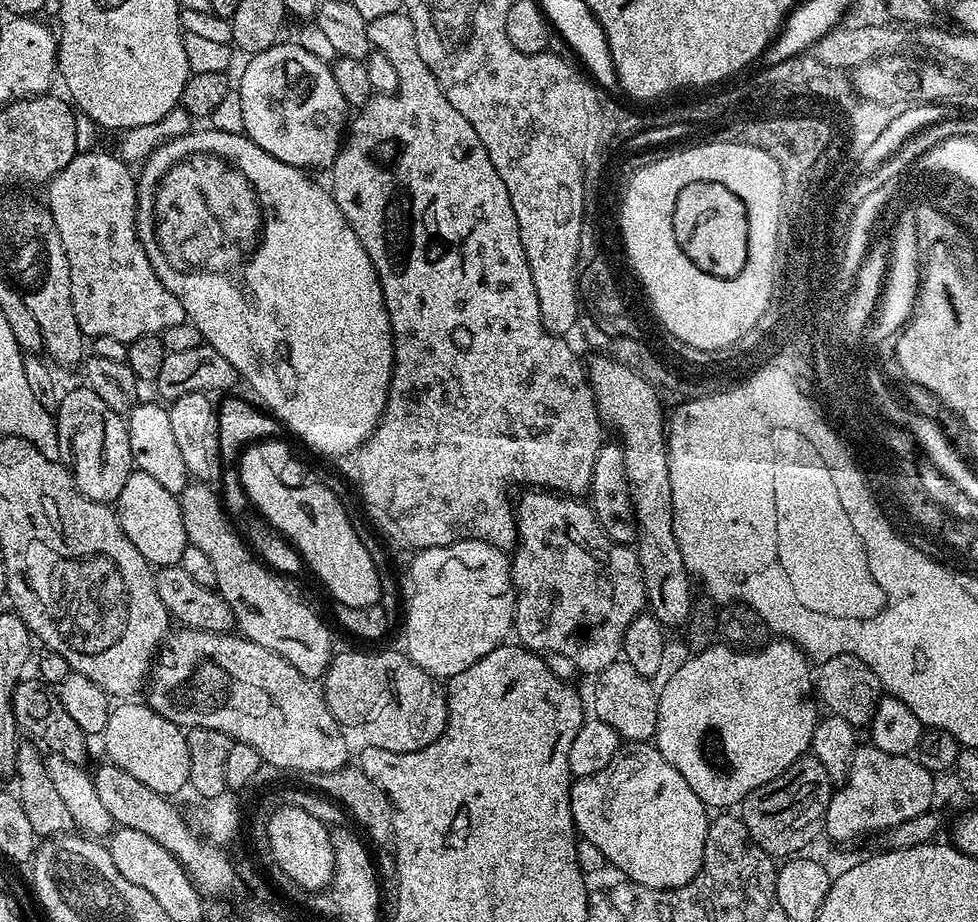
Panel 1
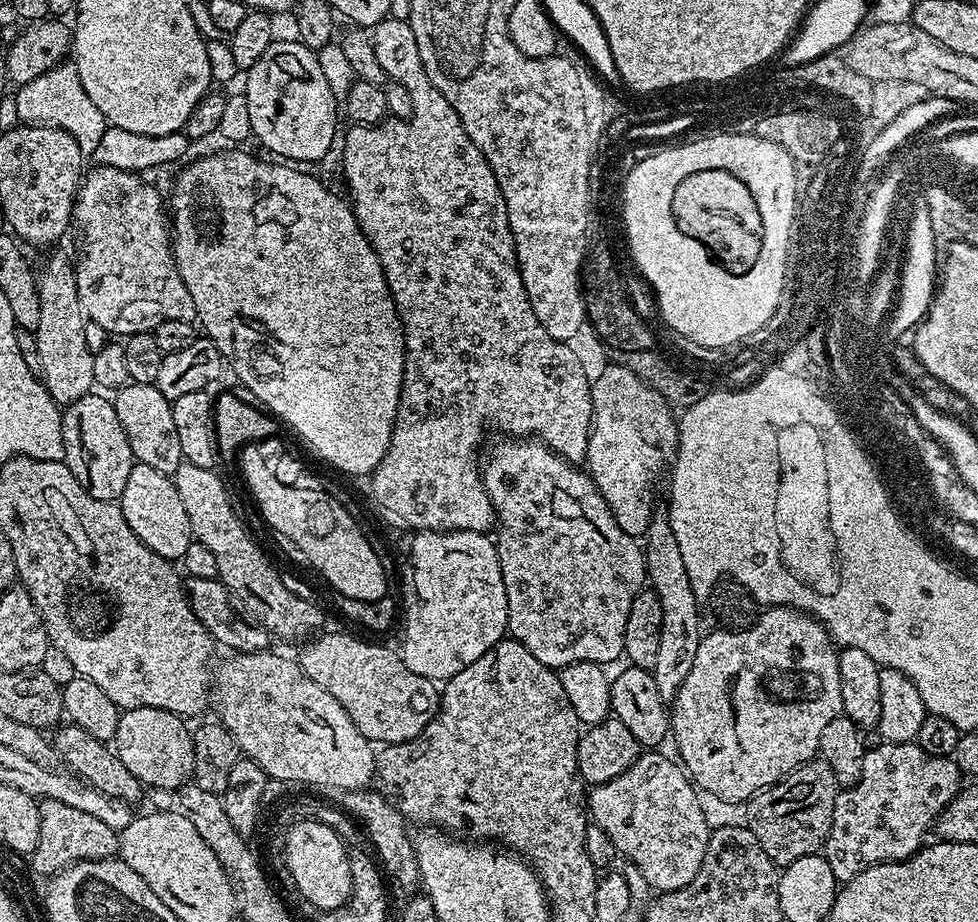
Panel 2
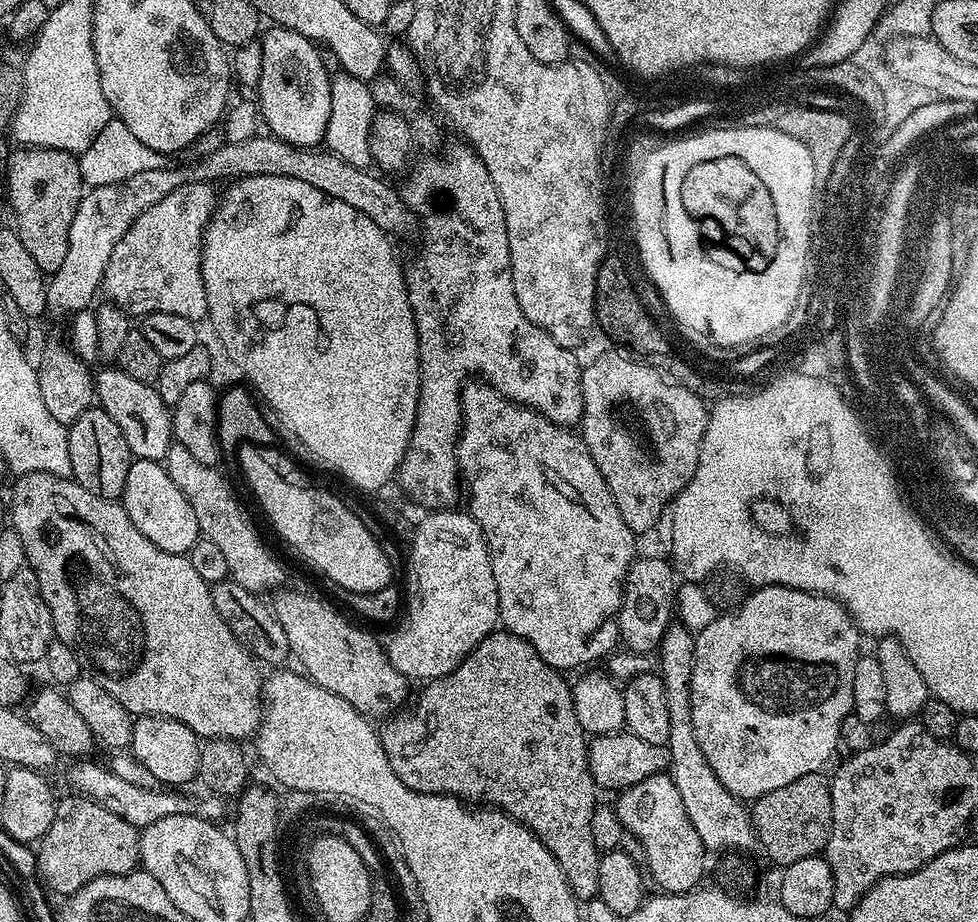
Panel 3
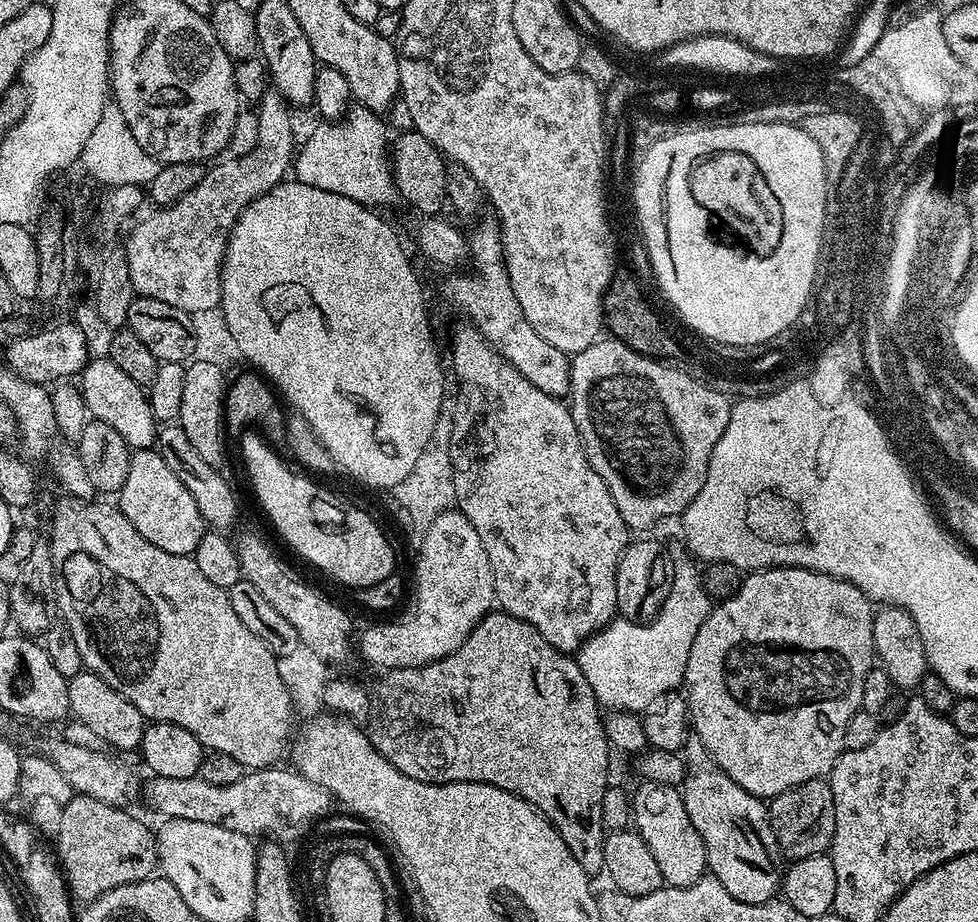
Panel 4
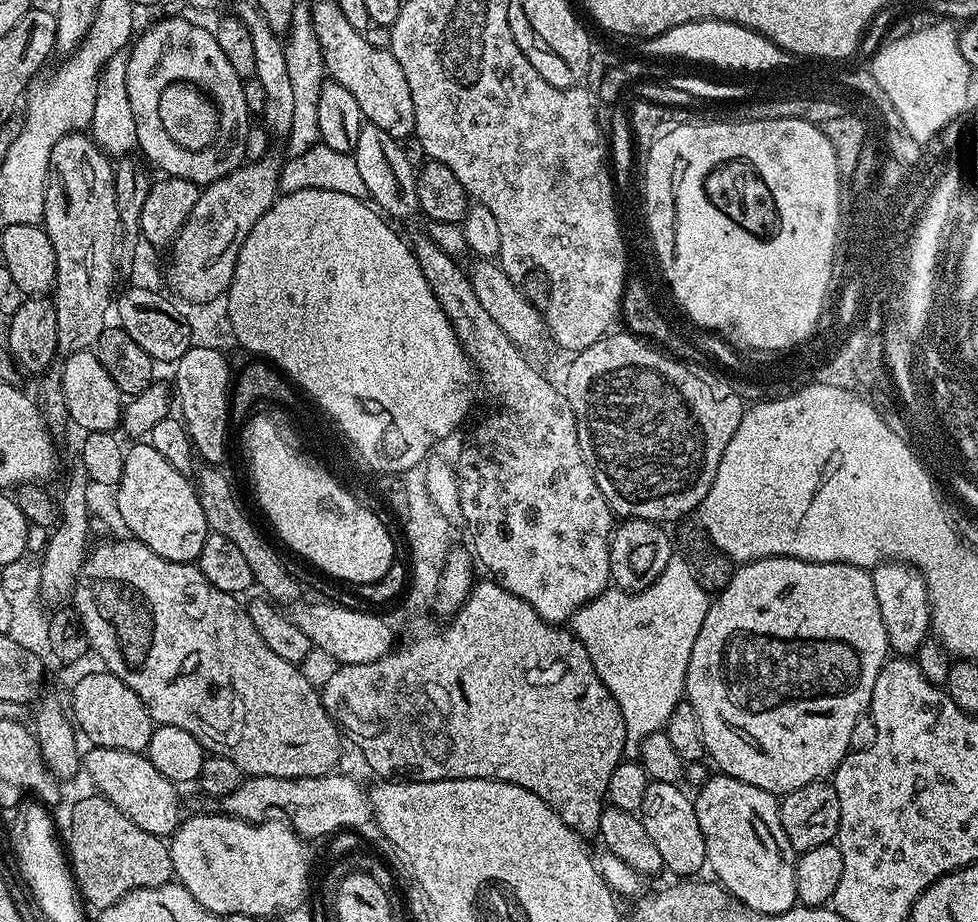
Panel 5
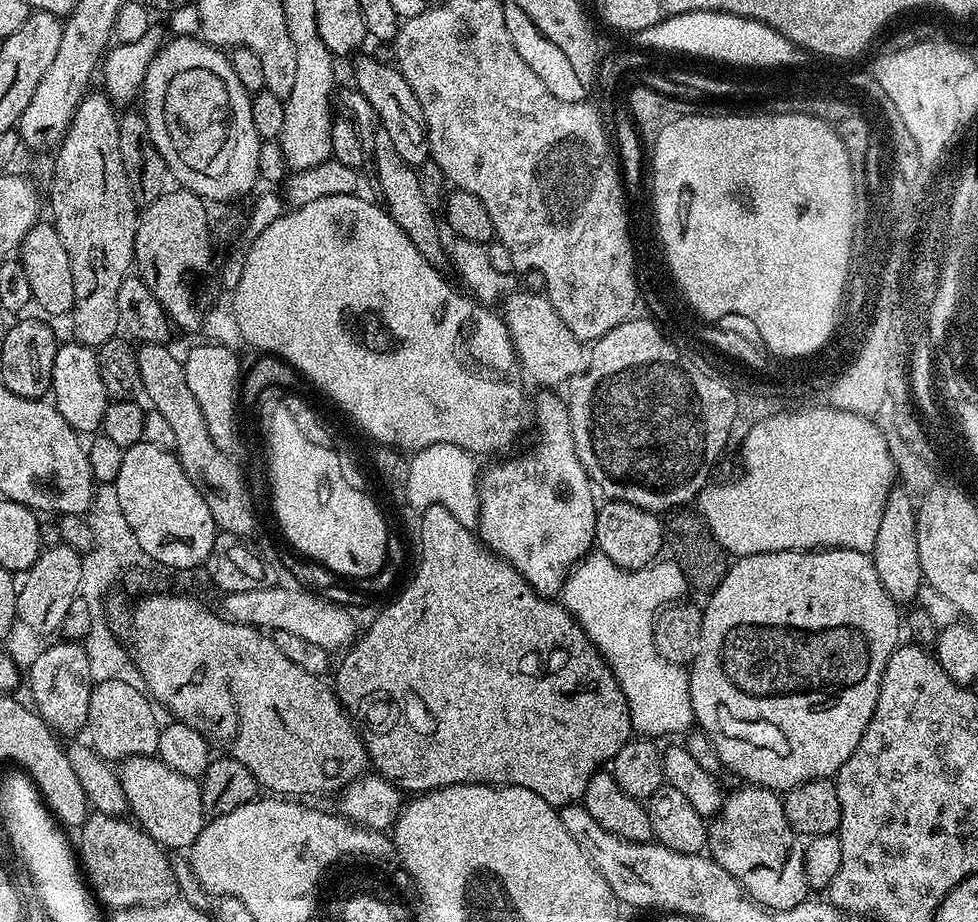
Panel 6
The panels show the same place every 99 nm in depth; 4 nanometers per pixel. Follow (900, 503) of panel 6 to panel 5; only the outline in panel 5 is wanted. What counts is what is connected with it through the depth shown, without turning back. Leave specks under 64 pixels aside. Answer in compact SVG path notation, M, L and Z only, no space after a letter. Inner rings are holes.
M885 562L871 569L871 574L874 594L878 594L878 610L882 610L882 622L886 622L889 649L900 658L915 657L932 626L932 606L923 573L910 564Z

